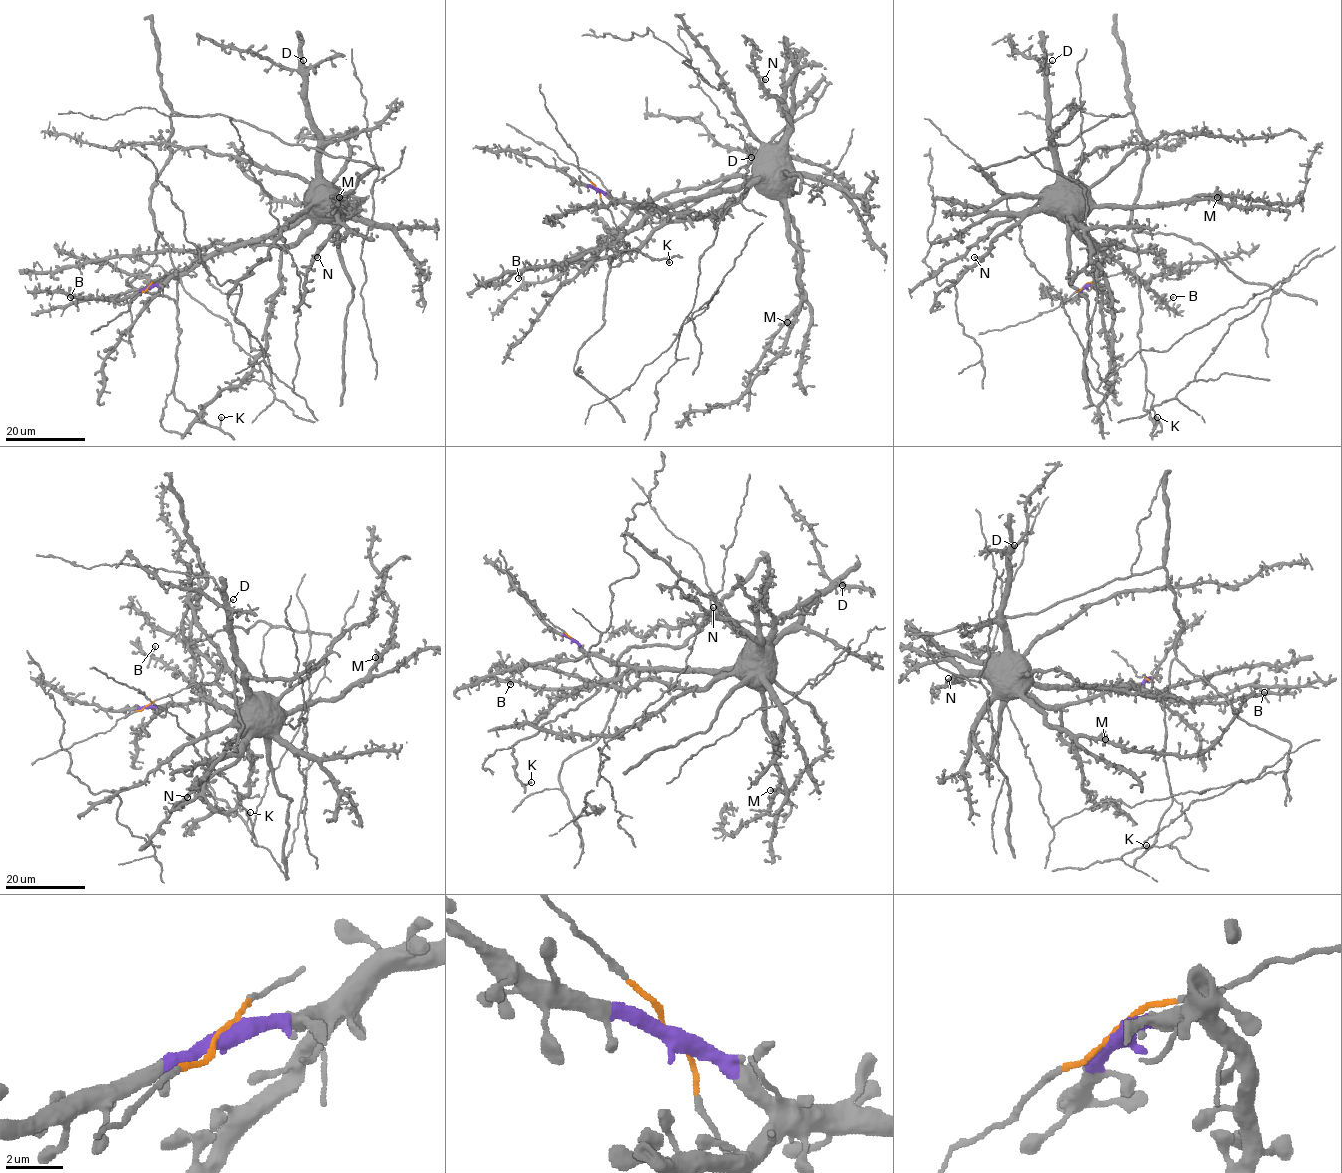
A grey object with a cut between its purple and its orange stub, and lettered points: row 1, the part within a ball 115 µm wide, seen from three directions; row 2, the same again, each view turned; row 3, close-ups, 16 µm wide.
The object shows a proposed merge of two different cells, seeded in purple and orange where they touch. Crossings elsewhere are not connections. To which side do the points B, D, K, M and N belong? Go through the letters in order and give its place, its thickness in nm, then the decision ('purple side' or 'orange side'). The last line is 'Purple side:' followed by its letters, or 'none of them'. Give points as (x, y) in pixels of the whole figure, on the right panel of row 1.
B: (1173, 297) | 320 nm | purple side
D: (1052, 60) | 180 nm | purple side
K: (1157, 417) | 360 nm | orange side
M: (1217, 197) | 480 nm | purple side
N: (974, 257) | 320 nm | purple side
Purple side: B, D, M, N

